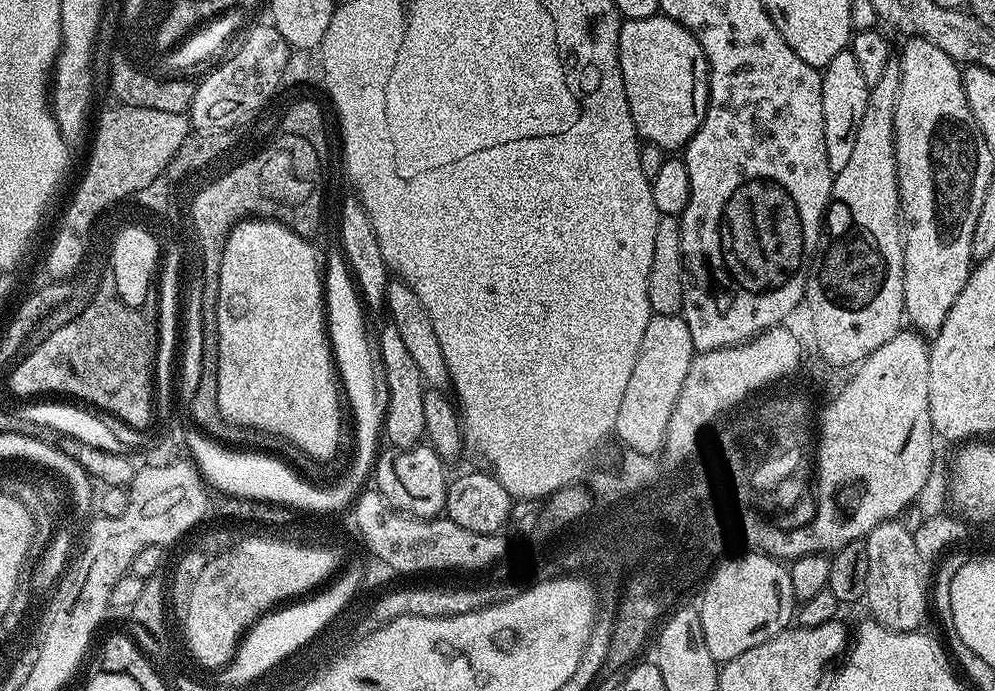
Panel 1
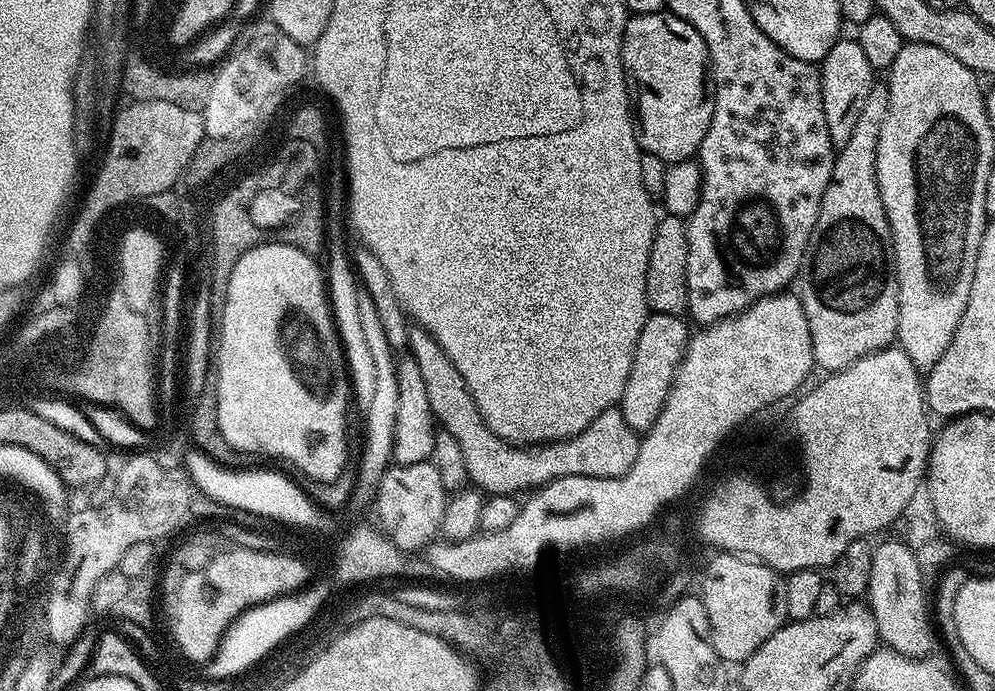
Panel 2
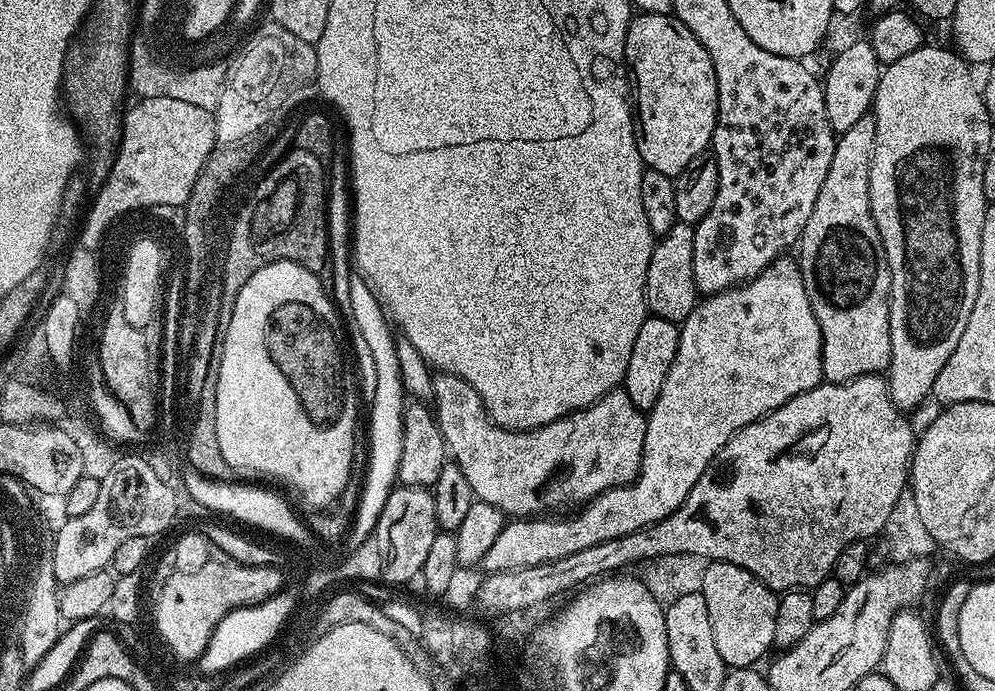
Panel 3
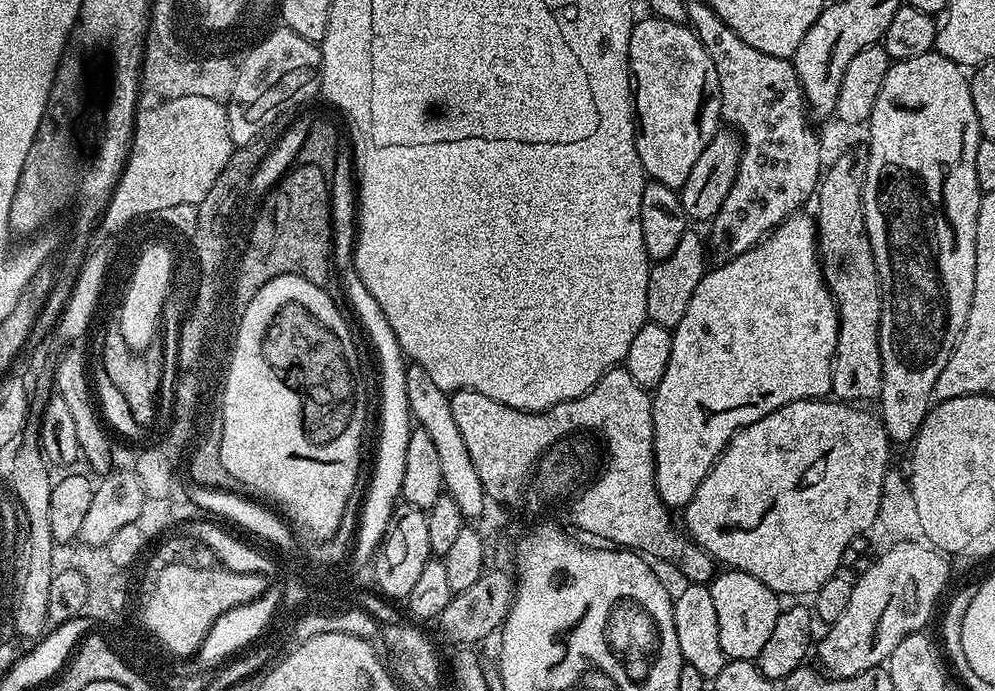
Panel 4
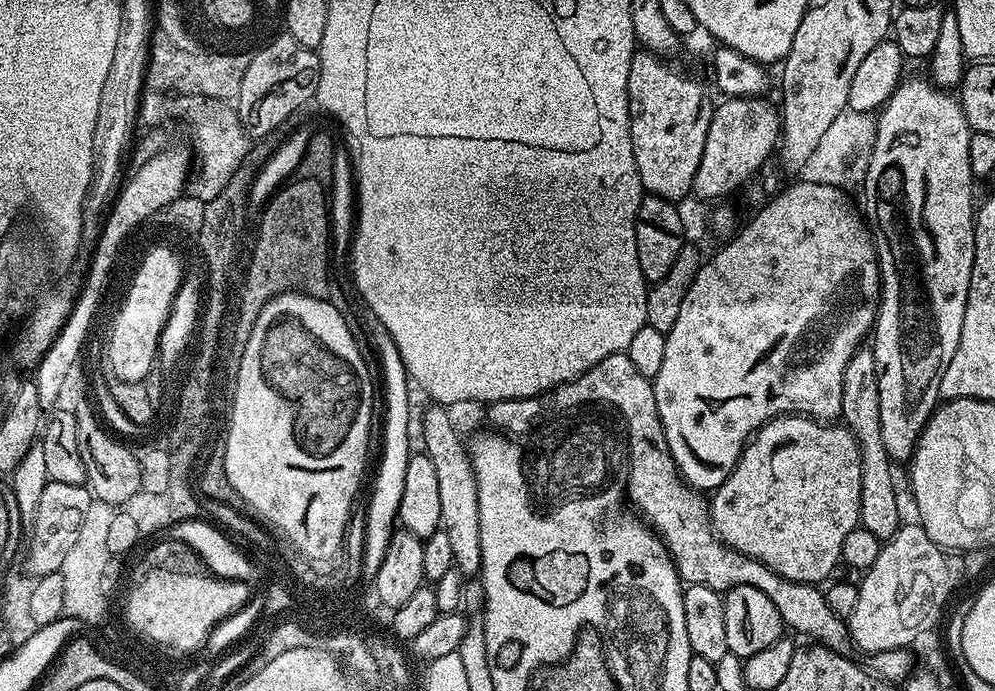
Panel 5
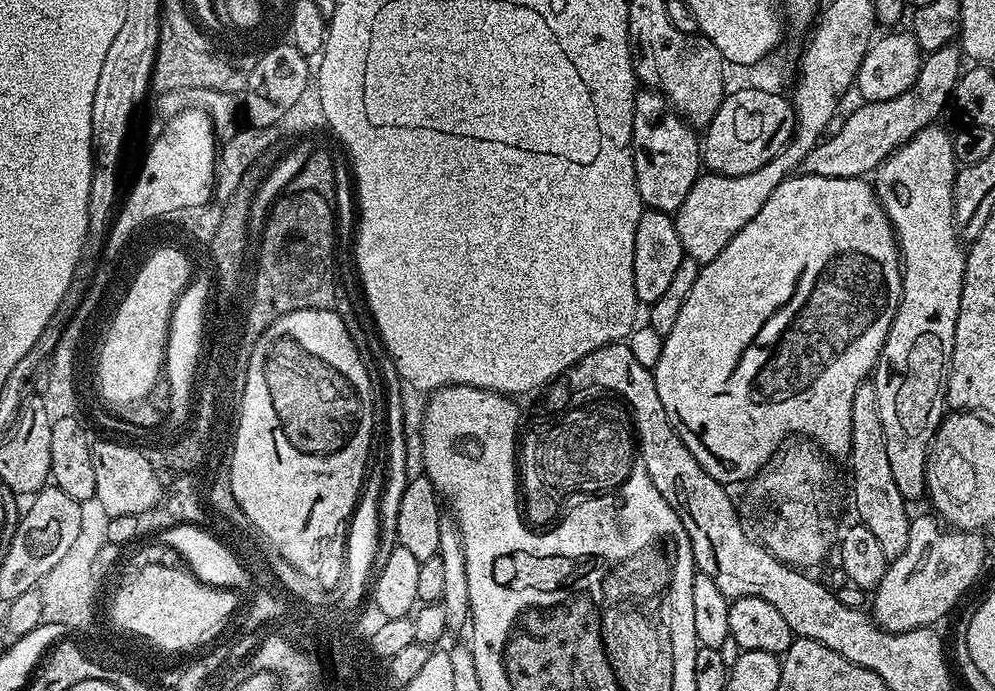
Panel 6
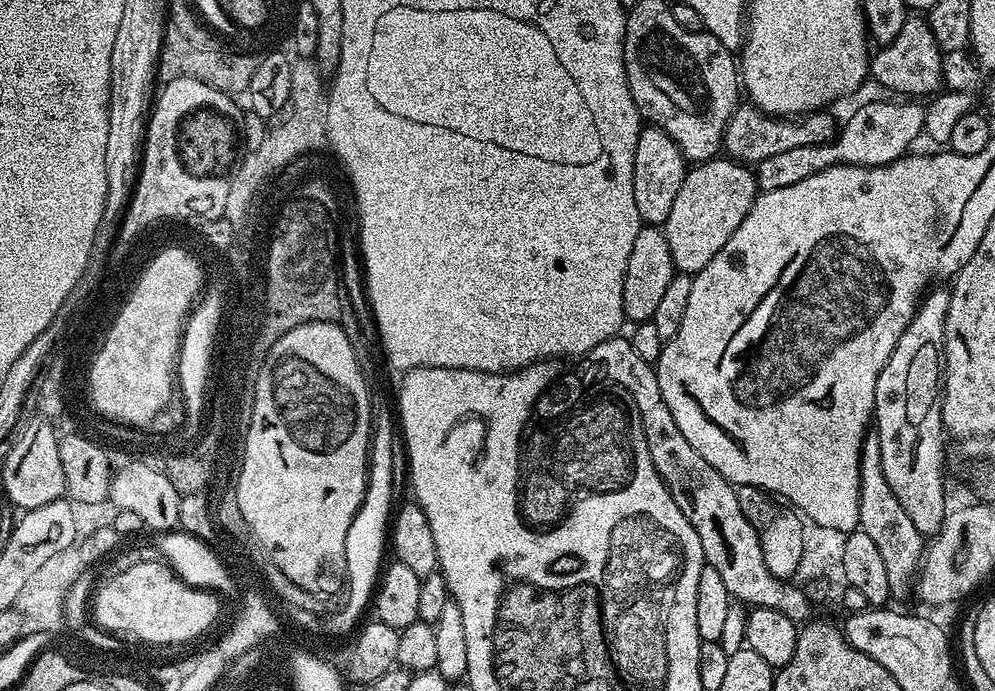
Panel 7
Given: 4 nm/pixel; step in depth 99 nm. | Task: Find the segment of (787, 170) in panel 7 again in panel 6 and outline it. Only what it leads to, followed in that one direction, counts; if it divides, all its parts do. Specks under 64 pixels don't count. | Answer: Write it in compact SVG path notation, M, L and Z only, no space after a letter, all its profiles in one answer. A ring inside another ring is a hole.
M954 44L941 50L927 53L921 61L915 85L898 98L886 102L865 101L842 124L834 136L816 144L803 159L800 170L803 175L828 178L865 177L875 171L885 158L914 134L931 127L947 100L955 93L956 84L962 74L961 49Z

